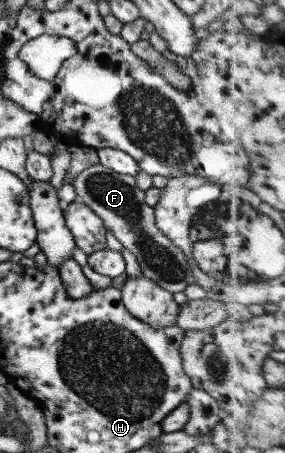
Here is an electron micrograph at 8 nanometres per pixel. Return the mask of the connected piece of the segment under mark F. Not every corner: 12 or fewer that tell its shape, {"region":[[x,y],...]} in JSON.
{"region":[[97,164],[78,201],[173,294],[196,284],[134,177]]}

